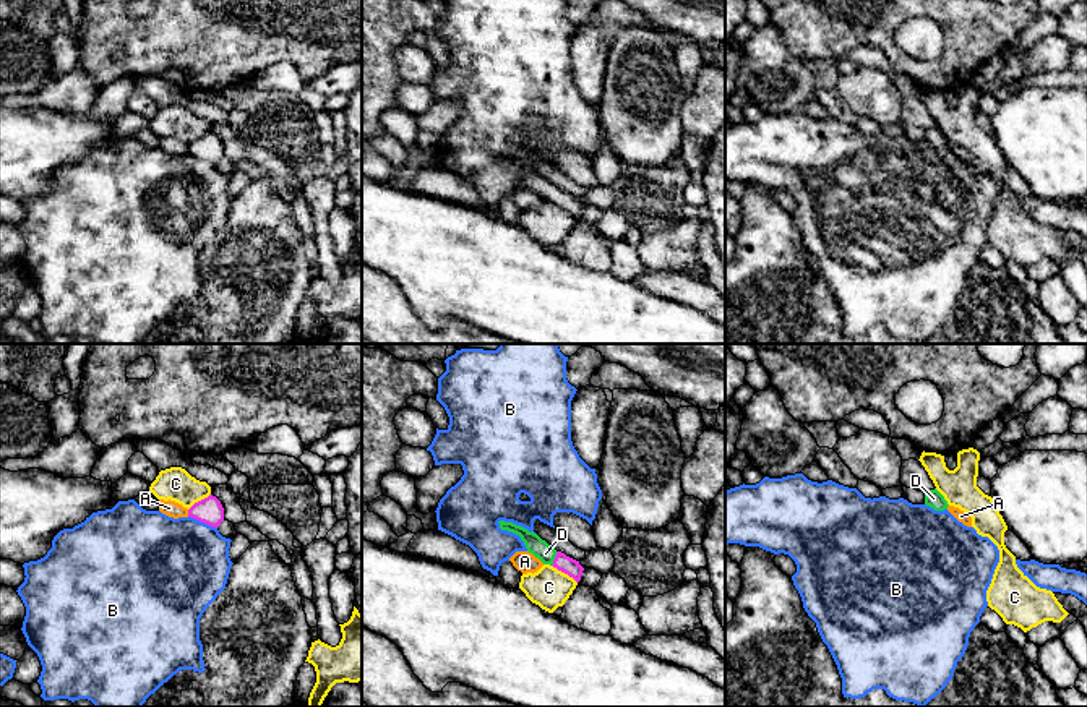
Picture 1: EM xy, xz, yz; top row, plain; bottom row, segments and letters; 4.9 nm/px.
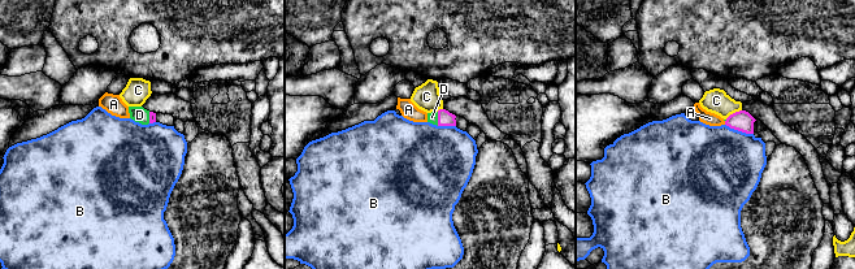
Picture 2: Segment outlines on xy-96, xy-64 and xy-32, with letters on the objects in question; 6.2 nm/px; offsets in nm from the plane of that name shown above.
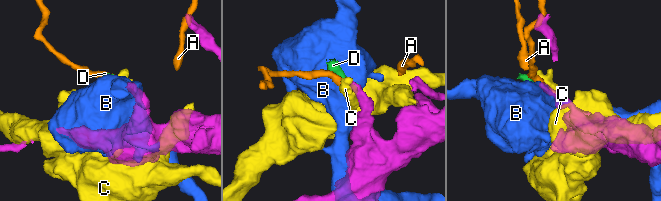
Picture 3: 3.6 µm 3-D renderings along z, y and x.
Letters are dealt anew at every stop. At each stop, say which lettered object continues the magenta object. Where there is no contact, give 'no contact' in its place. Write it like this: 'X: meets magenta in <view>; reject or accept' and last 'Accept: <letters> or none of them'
A: meets magenta in xy; reject
B: meets magenta in xy; reject
C: meets magenta in xz; reject
D: meets magenta in xz; accept
Accept: D

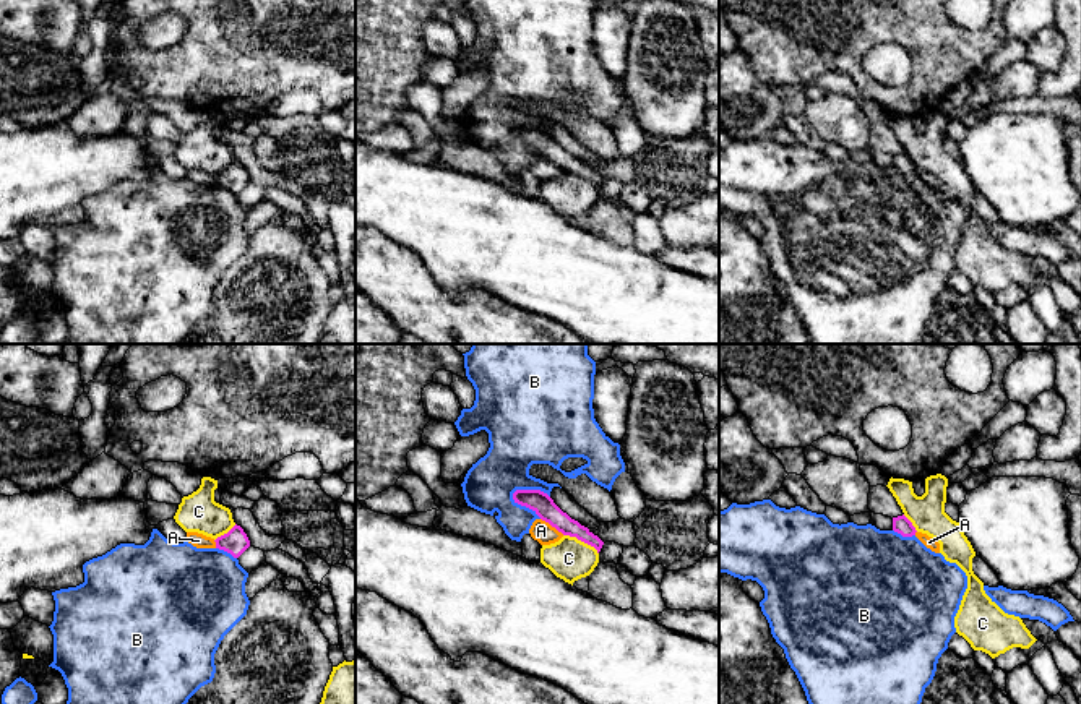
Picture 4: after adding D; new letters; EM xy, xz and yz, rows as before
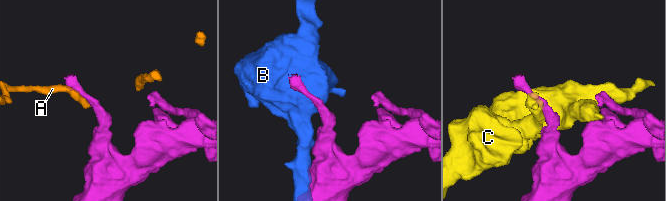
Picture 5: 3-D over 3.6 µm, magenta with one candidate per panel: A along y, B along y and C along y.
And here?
A: meets magenta in xz; reject
B: meets magenta in xz; reject
C: meets magenta in xz; reject
Accept: none of them

